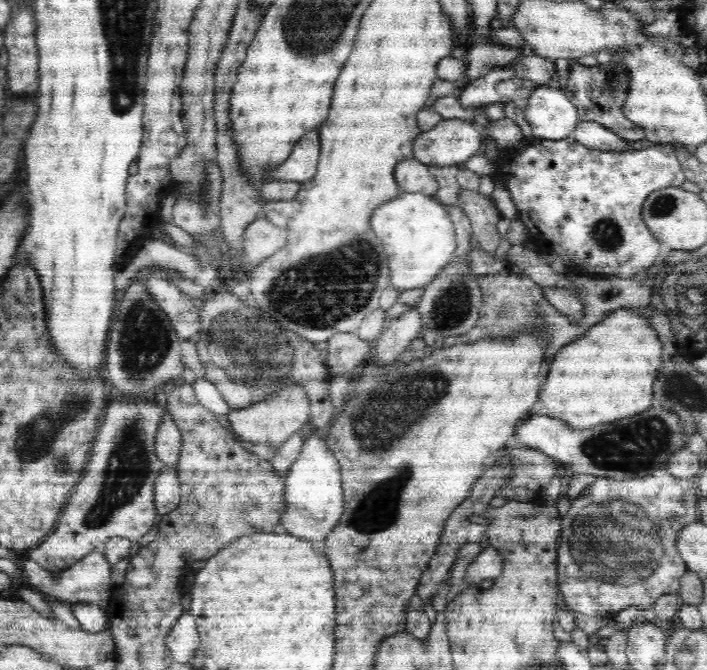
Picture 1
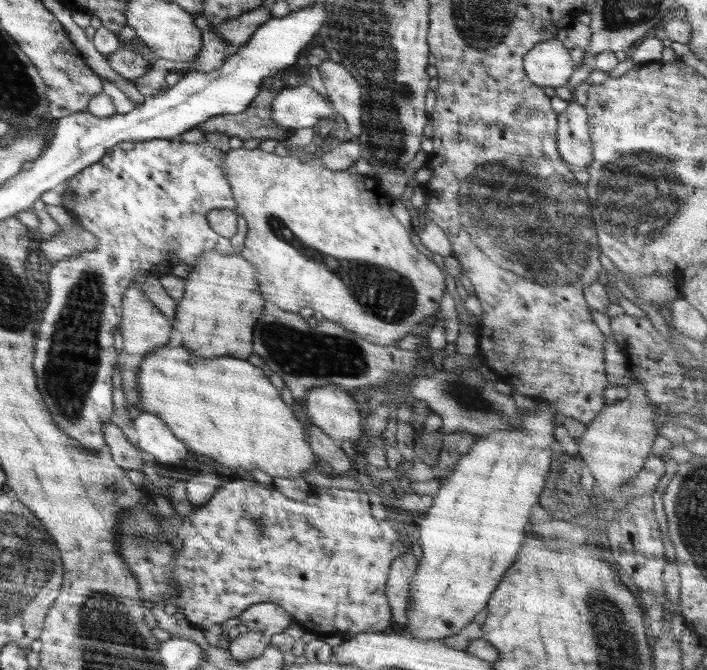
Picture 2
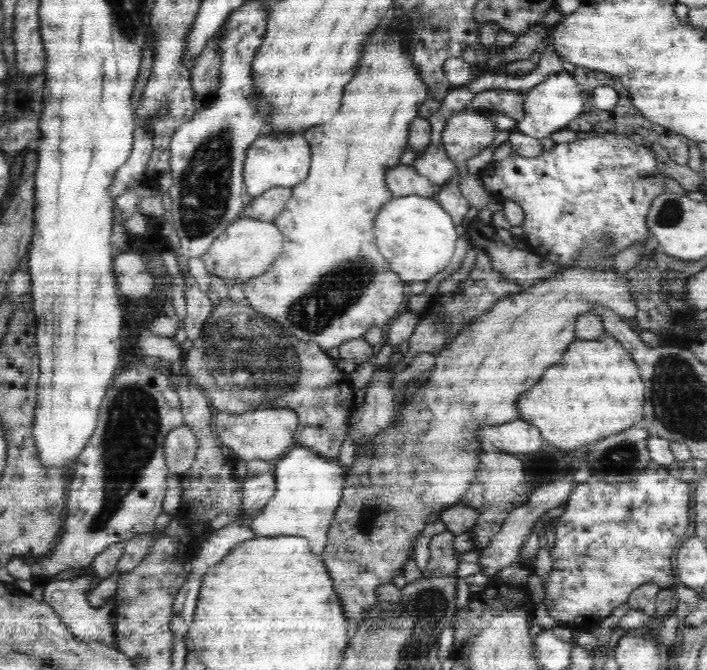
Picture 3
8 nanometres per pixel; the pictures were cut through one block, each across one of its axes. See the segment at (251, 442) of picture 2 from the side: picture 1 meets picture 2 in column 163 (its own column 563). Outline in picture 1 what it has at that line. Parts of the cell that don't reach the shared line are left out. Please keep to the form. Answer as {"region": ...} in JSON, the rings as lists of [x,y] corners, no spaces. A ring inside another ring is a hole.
{"region":[[[634,308],[612,311],[584,336],[562,346],[552,358],[552,364],[545,366],[548,370],[544,382],[540,384],[539,399],[546,406],[546,415],[566,421],[566,425],[574,430],[584,430],[650,408],[654,400],[654,382],[658,368],[662,366],[662,350],[662,342],[646,317],[634,311]]]}

